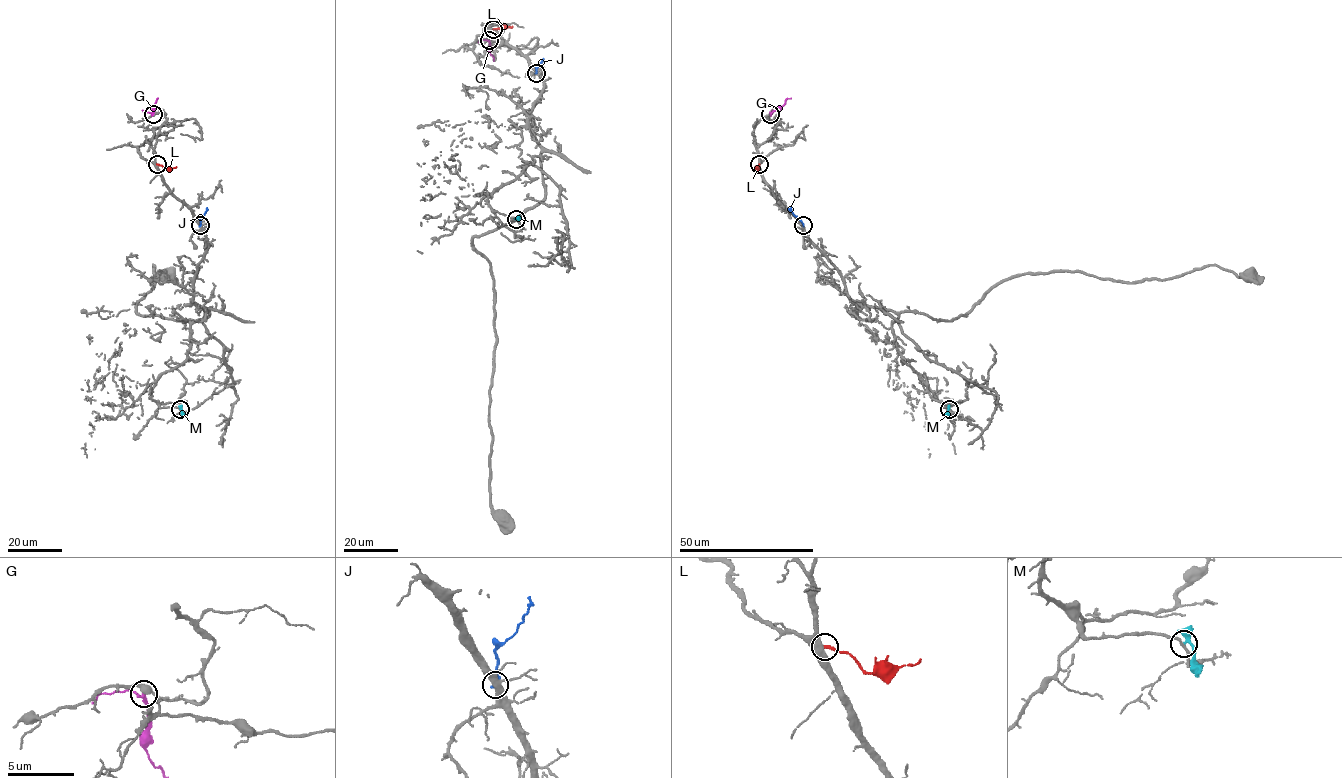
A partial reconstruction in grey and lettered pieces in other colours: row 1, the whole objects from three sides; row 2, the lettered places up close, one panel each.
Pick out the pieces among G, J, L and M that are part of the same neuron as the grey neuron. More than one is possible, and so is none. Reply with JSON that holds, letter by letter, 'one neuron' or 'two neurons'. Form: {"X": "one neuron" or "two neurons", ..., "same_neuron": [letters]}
{"G": "two neurons", "J": "two neurons", "L": "two neurons", "M": "two neurons", "same_neuron": []}

